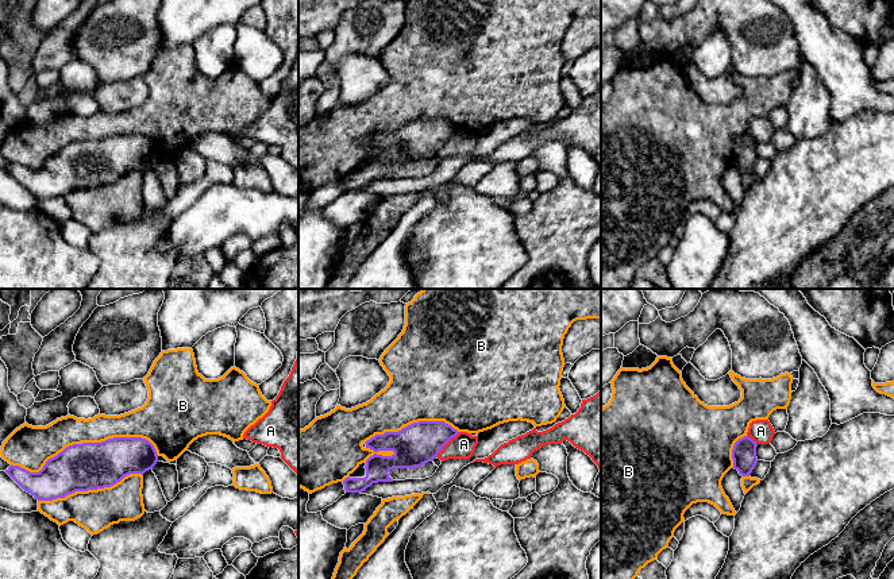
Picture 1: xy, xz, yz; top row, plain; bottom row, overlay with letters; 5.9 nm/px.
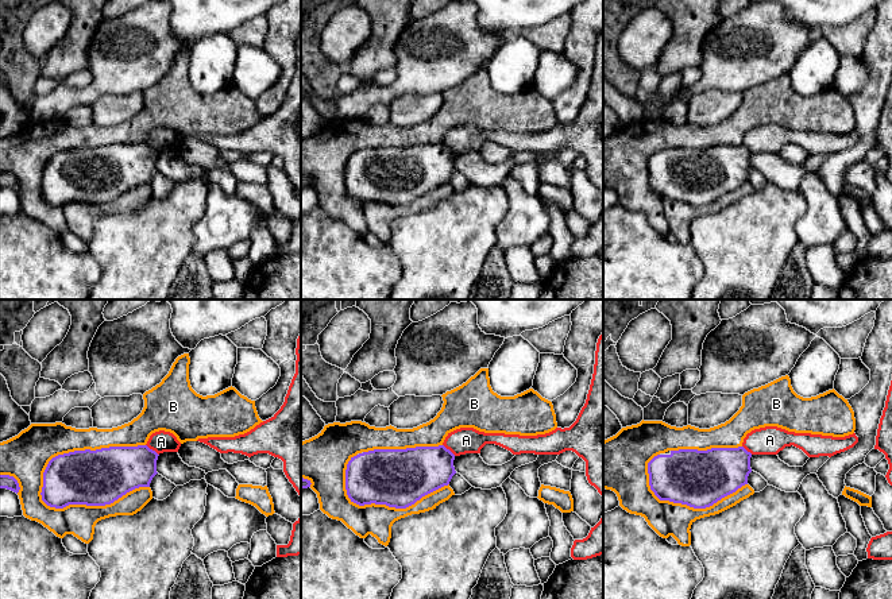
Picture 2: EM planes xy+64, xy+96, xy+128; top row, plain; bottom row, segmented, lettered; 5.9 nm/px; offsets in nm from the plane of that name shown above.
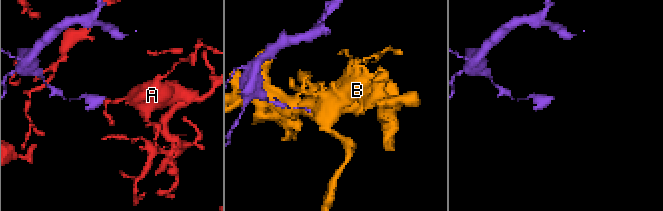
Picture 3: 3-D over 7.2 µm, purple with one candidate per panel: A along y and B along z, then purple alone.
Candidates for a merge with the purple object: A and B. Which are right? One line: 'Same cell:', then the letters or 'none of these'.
Same cell: none of these

